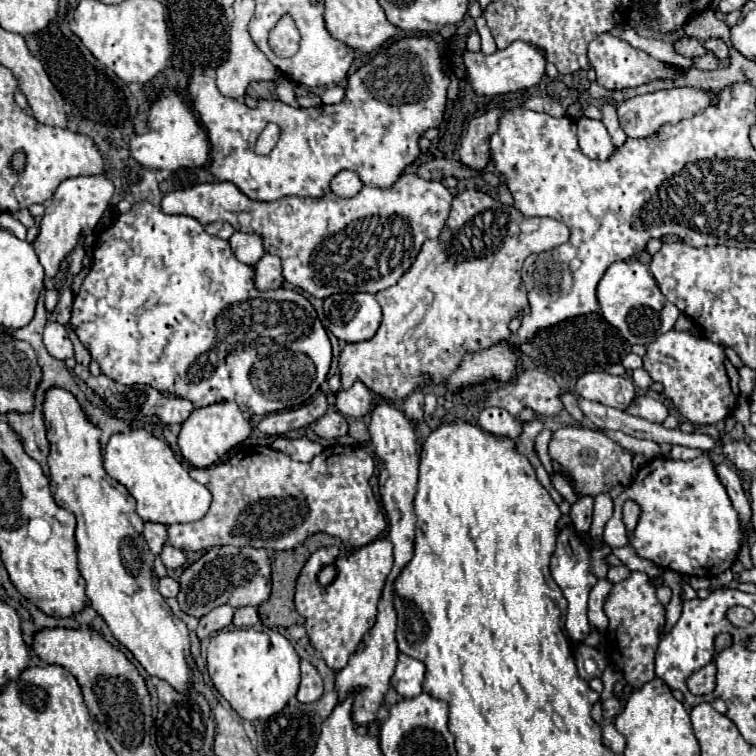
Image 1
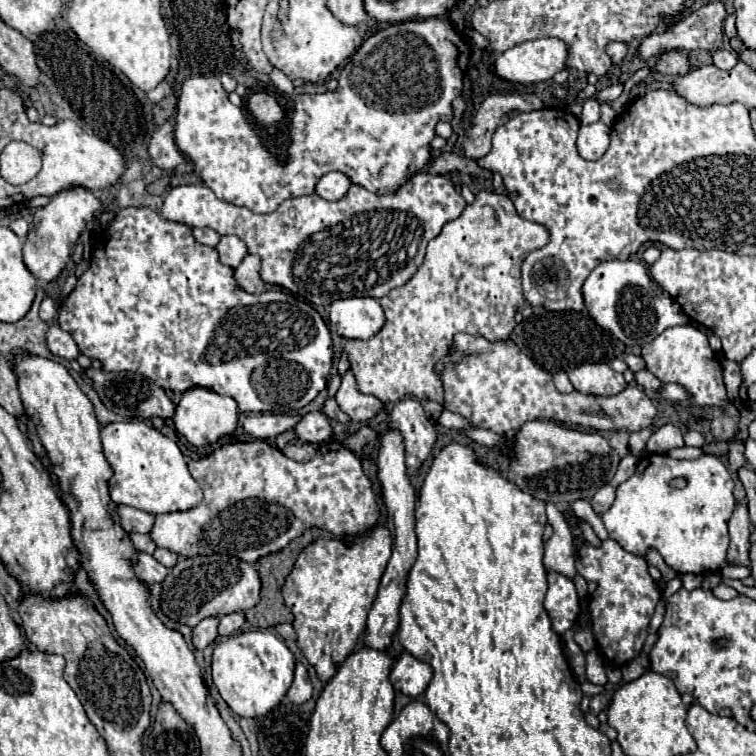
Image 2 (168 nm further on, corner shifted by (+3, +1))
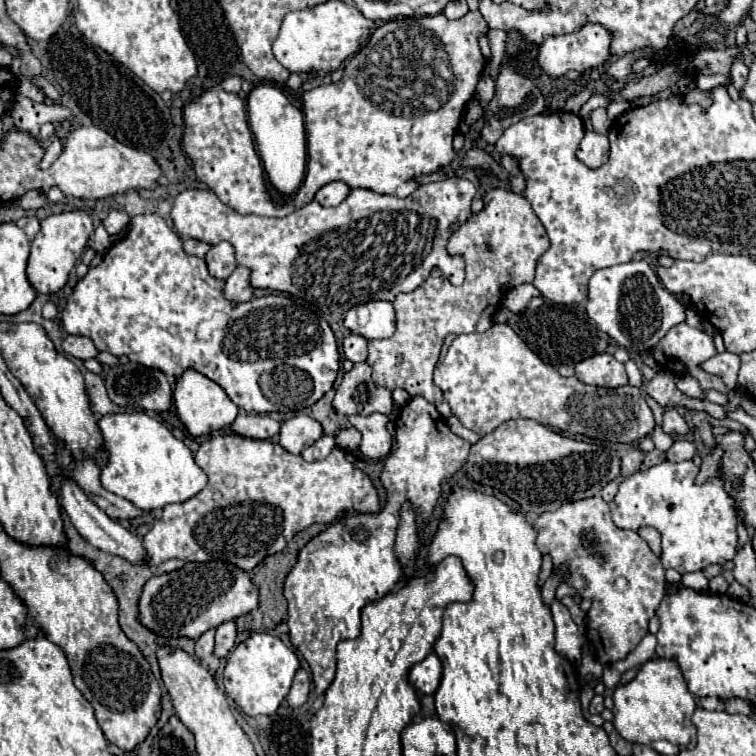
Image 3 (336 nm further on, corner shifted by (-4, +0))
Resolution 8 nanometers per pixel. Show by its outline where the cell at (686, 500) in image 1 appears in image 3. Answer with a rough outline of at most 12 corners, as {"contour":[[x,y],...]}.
{"contour":[[662,462],[620,484],[616,526],[654,526],[680,574],[736,556],[722,478]]}

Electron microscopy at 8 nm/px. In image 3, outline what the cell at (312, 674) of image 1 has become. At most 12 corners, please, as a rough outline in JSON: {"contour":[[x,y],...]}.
{"contour":[[304,668],[294,676],[286,702],[298,708],[306,702],[310,676]]}

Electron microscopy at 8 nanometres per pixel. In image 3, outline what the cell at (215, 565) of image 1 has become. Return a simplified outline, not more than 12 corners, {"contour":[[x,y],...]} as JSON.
{"contour":[[186,562],[152,576],[138,620],[200,638],[258,608],[238,566]]}

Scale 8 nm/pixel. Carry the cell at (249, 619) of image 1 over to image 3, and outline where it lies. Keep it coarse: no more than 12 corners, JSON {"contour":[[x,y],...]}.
{"contour":[[236,624],[216,628],[214,654],[222,660],[236,640]]}

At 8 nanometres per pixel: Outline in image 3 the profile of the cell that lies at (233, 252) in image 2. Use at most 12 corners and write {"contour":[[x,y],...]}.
{"contour":[[228,242],[212,246],[204,256],[210,276],[226,280],[236,268]]}

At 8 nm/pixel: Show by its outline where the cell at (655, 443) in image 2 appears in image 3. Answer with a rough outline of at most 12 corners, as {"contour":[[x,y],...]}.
{"contour":[[676,408],[664,410],[664,432],[686,434],[688,424]]}

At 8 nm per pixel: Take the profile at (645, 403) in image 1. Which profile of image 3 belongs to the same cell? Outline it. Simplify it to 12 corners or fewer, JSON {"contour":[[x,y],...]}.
{"contour":[[508,324],[456,336],[434,384],[480,436],[512,418],[634,444],[640,388],[560,376]]}

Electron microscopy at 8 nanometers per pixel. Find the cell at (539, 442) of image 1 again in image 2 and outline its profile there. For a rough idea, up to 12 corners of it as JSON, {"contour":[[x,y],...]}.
{"contour":[[547,501],[555,529],[545,543],[547,571],[575,577],[575,547],[557,503]]}

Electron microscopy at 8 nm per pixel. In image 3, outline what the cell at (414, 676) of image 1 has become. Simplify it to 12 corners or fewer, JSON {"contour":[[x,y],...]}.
{"contour":[[430,652],[410,670],[410,684],[434,694],[442,662]]}

